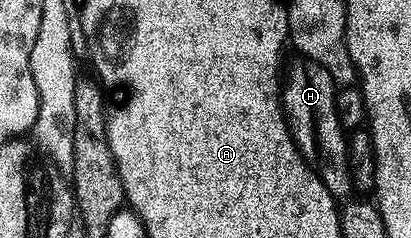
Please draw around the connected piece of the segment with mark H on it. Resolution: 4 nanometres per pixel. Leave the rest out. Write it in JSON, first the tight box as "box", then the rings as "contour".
{"box":[281,57,352,200],"contour":[[[300,57],[291,67],[286,67],[285,81],[281,86],[283,112],[287,116],[287,127],[301,156],[312,167],[320,180],[329,188],[336,200],[343,200],[352,193],[351,171],[347,168],[348,135],[337,120],[335,96],[337,87],[334,80],[311,58]]]}

